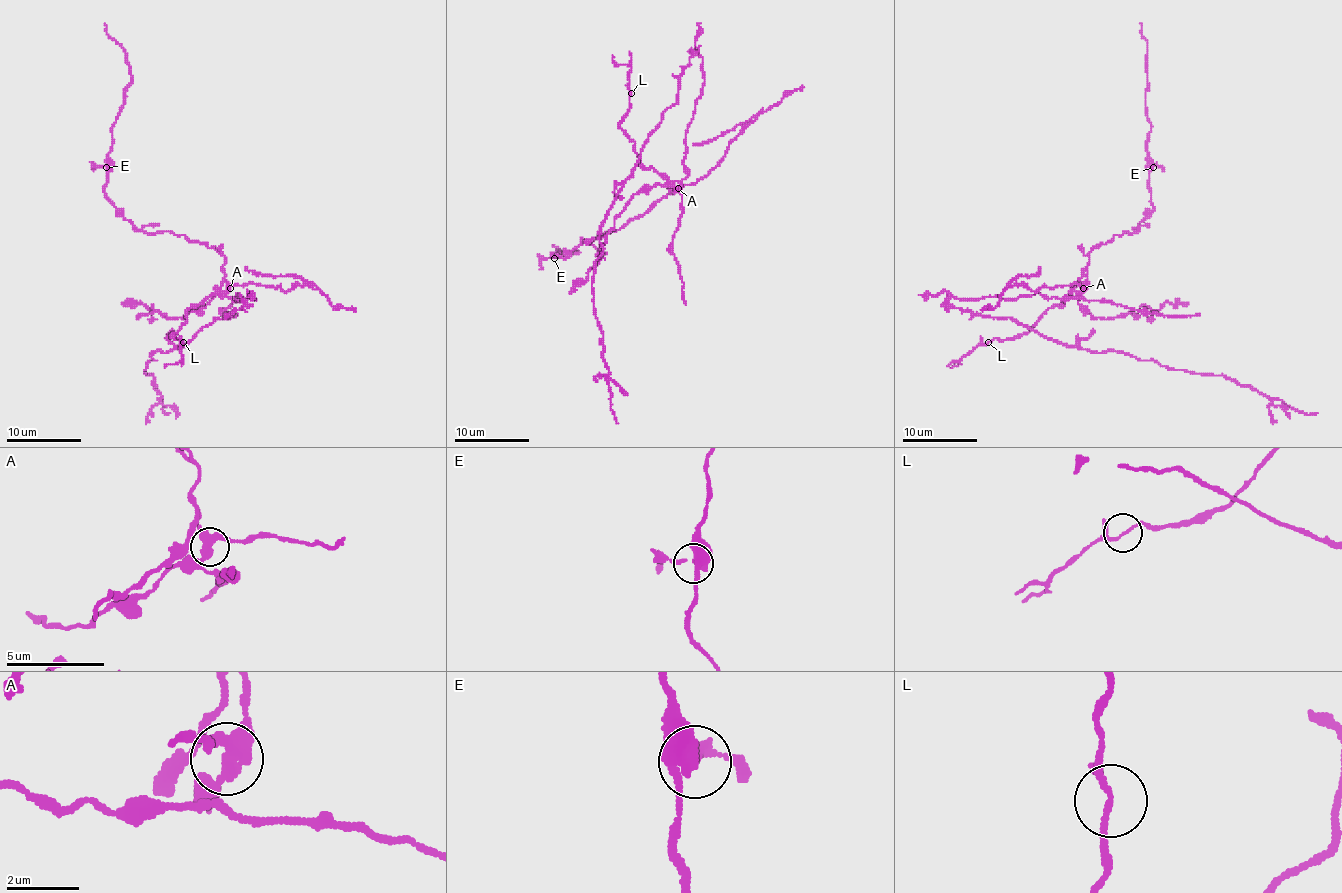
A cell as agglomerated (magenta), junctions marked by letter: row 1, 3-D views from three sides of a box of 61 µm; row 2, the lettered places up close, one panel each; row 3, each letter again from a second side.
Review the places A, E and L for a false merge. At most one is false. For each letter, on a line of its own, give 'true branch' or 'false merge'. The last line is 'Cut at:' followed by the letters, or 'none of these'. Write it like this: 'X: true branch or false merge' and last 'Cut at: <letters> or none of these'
A: false merge
E: true branch
L: true branch
Cut at: A

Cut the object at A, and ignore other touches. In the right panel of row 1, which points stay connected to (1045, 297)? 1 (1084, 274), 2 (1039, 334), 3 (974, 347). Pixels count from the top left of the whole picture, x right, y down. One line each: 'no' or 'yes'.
1: no
2: yes
3: no

